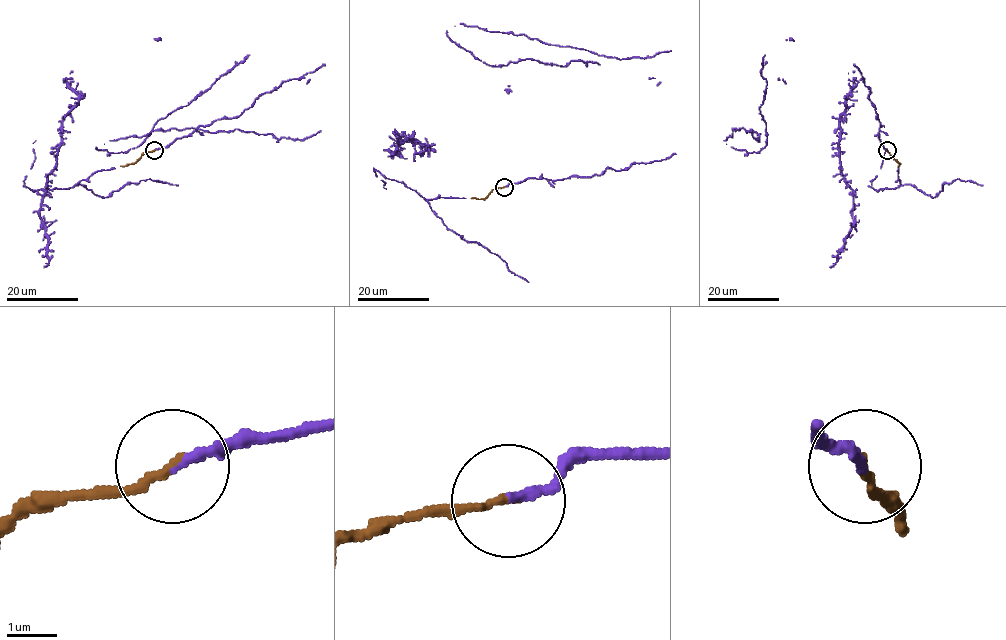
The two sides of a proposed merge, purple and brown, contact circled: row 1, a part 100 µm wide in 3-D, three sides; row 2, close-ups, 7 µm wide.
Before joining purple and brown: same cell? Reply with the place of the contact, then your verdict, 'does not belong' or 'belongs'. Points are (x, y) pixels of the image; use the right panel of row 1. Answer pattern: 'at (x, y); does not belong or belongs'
at (887, 150); belongs

